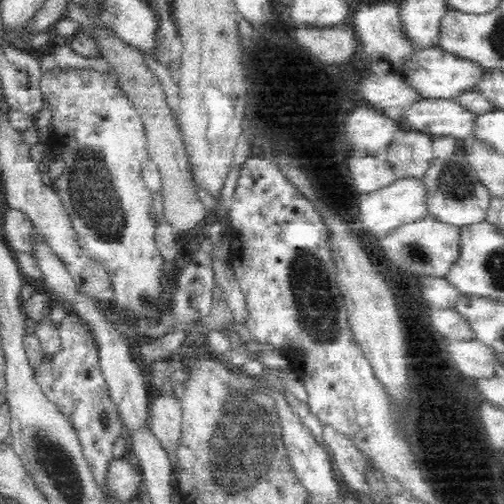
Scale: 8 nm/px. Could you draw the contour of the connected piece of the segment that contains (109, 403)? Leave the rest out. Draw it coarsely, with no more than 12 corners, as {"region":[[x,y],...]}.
{"region":[[67,312],[35,380],[99,484],[123,427],[96,341]]}

